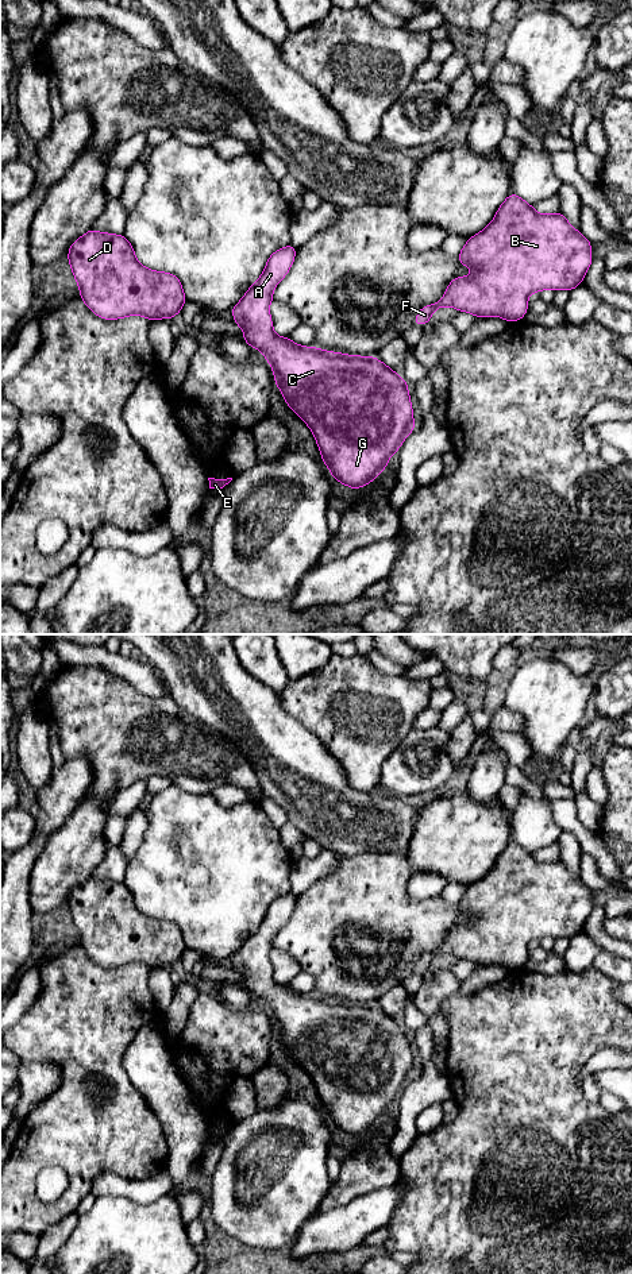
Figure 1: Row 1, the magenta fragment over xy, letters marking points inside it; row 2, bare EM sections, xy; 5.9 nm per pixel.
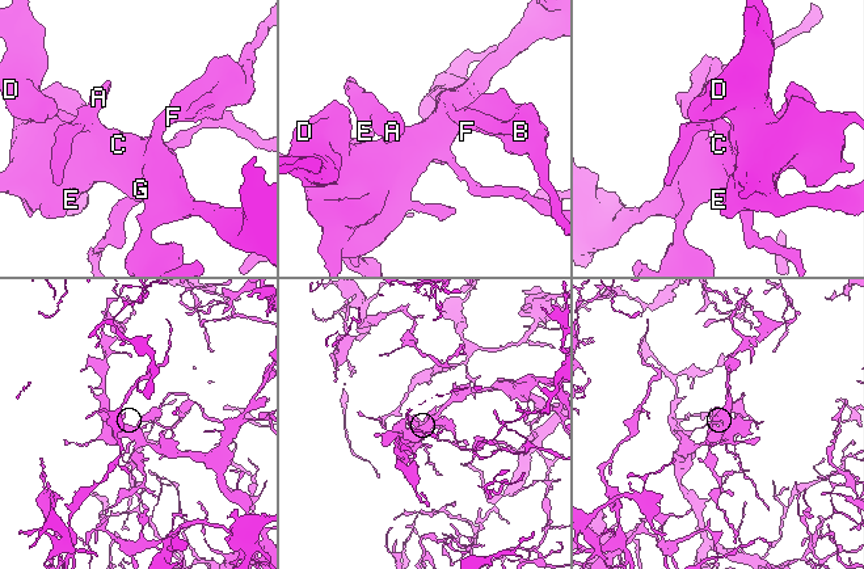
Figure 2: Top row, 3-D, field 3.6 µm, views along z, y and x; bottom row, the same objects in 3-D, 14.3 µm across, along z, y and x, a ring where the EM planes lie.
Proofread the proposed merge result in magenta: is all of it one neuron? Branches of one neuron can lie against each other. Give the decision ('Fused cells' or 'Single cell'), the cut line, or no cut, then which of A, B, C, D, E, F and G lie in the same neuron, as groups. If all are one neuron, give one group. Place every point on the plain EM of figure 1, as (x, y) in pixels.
Single cell. No split. Groups: A B C D E F G

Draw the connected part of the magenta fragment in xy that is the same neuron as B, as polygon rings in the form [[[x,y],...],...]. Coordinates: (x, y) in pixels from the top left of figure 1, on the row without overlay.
[[[510,839],[492,870],[469,885],[458,903],[460,914],[470,914],[473,922],[452,927],[442,947],[419,958],[413,973],[428,972],[432,961],[443,954],[452,954],[475,965],[497,964],[508,970],[519,969],[528,958],[531,941],[546,937],[571,939],[582,931],[593,908],[590,895],[591,889],[581,879],[575,879],[562,861],[537,861]]]

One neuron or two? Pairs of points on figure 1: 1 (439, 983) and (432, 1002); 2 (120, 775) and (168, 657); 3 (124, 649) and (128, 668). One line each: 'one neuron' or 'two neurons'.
1: one neuron
2: two neurons
3: two neurons

